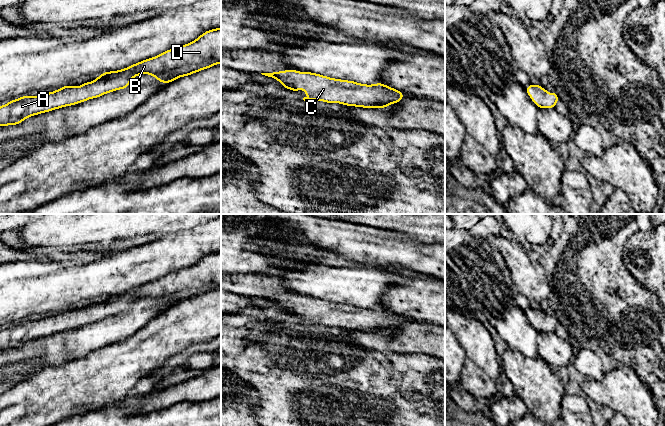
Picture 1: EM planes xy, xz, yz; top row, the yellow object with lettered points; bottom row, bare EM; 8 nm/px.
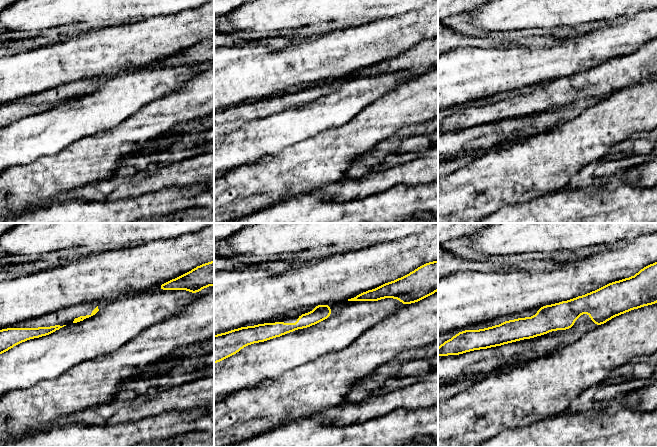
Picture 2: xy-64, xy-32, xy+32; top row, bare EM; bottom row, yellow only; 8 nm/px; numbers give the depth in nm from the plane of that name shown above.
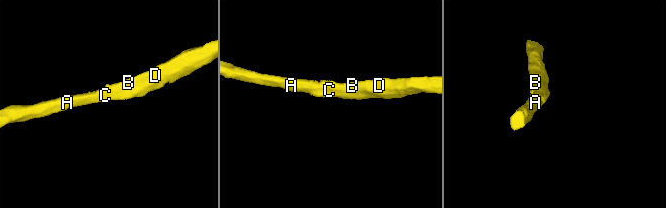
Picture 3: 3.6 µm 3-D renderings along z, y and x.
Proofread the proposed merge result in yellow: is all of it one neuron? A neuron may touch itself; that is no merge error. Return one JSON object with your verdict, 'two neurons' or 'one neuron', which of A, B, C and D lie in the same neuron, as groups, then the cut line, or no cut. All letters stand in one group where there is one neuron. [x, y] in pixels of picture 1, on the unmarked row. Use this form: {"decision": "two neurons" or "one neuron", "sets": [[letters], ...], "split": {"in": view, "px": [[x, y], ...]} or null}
{"decision": "one neuron", "sets": [["A", "B", "C", "D"]], "split": null}

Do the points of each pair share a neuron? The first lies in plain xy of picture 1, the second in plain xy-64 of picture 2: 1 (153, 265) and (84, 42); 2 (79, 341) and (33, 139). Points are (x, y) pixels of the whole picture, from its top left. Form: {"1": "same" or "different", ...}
{"1": "same", "2": "same"}

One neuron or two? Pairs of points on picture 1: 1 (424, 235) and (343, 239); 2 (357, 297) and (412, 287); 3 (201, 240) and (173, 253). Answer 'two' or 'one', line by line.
1: two
2: two
3: one

